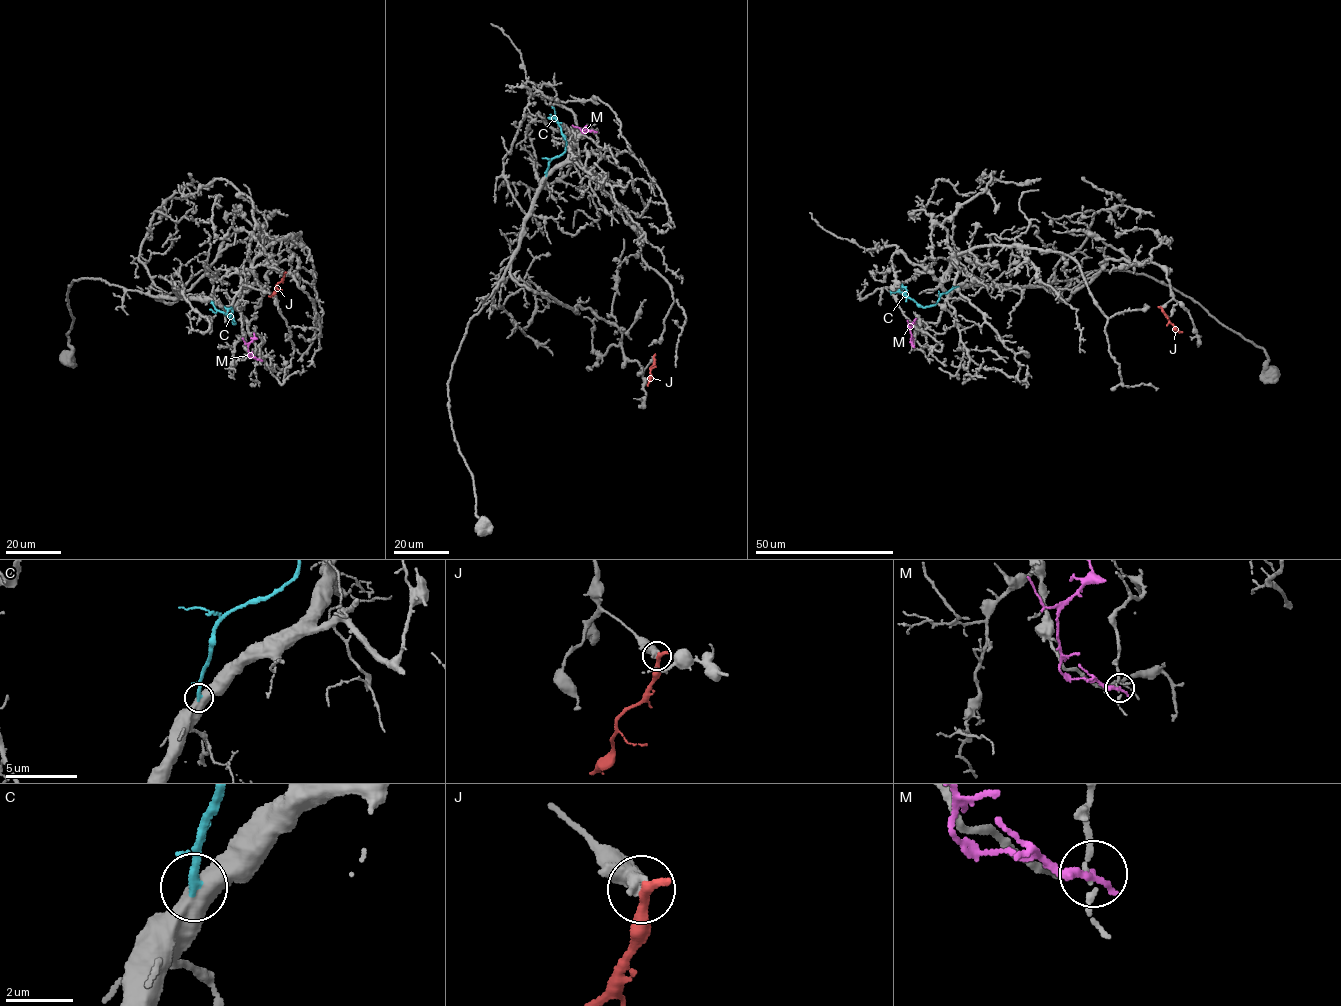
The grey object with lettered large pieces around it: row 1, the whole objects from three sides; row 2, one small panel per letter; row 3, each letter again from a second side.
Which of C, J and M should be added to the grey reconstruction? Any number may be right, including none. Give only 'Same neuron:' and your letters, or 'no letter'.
Same neuron: no letter

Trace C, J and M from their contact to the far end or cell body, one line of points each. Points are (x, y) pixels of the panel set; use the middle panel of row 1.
C: (546, 175), (549, 162), (564, 152), (566, 142), (551, 106)
J: (653, 357), (647, 386)
M: (594, 131), (582, 132), (579, 128), (584, 131)

